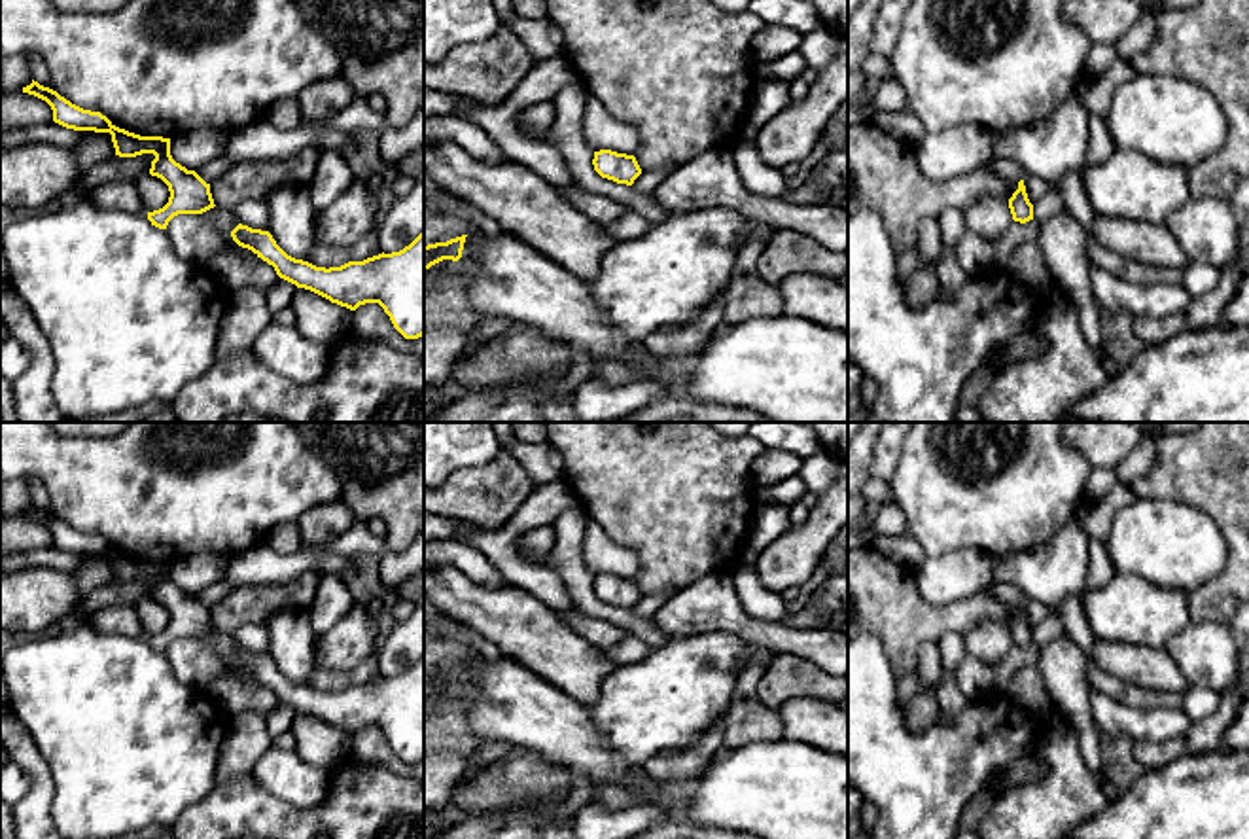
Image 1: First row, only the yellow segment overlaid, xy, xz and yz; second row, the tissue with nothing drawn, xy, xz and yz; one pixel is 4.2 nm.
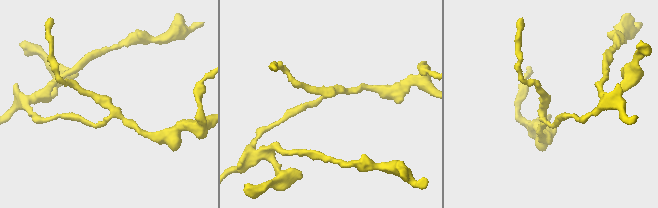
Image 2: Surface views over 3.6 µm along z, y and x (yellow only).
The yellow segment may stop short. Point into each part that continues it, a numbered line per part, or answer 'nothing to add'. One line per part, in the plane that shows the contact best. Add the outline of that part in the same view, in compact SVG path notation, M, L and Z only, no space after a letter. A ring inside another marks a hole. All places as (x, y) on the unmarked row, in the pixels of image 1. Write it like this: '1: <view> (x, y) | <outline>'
nothing to add

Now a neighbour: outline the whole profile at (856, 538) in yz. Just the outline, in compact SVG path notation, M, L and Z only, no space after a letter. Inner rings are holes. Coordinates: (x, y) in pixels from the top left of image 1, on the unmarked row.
M869 502L865 506L865 525L859 530L848 528L848 551L872 545L872 538L867 530L874 525L882 502Z

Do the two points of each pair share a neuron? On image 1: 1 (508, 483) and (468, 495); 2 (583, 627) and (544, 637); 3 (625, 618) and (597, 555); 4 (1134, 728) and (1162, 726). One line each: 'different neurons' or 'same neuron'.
1: same neuron
2: different neurons
3: different neurons
4: same neuron

